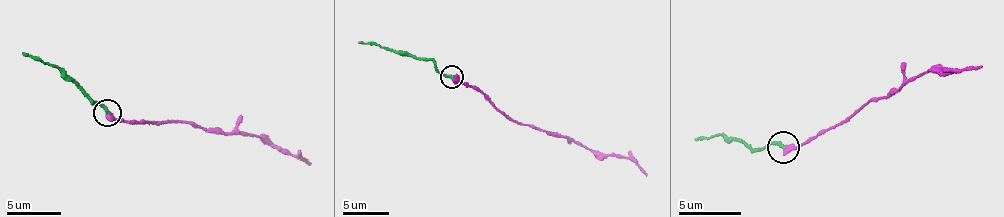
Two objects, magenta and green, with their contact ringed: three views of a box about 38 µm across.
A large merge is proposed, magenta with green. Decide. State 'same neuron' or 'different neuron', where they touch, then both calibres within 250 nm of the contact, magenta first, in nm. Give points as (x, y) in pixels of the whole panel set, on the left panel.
same neuron; at (107, 112); 500 nm thick on the magenta side, 240 nm on the other

